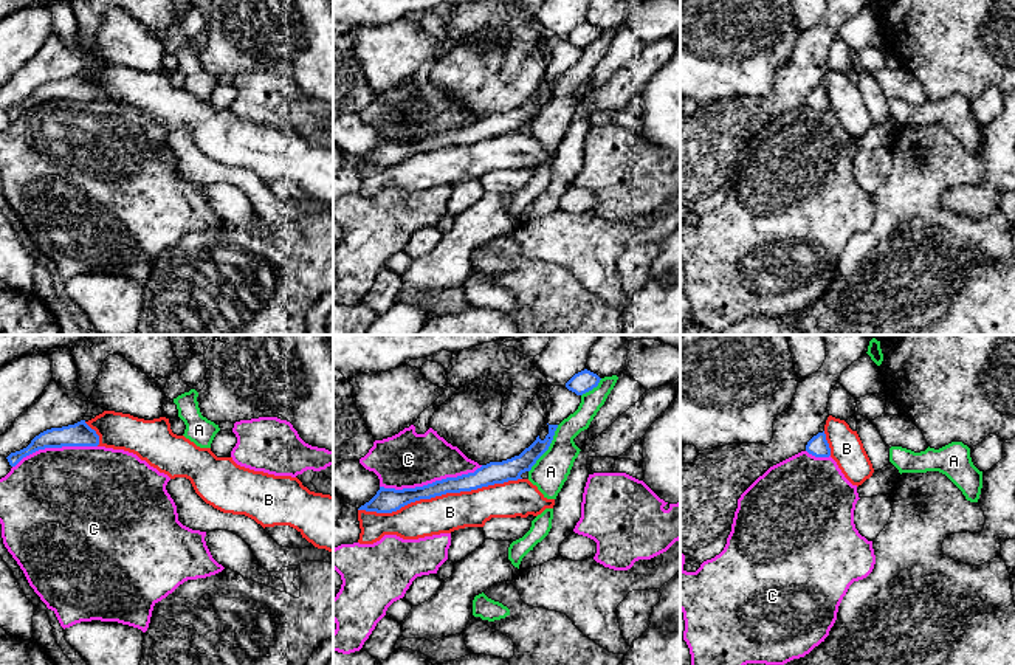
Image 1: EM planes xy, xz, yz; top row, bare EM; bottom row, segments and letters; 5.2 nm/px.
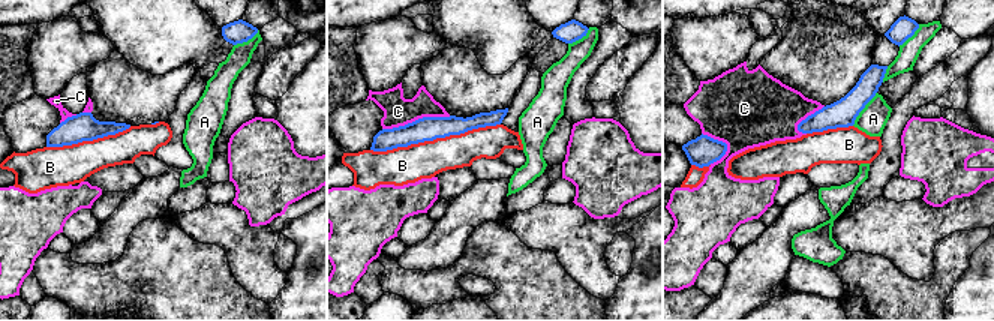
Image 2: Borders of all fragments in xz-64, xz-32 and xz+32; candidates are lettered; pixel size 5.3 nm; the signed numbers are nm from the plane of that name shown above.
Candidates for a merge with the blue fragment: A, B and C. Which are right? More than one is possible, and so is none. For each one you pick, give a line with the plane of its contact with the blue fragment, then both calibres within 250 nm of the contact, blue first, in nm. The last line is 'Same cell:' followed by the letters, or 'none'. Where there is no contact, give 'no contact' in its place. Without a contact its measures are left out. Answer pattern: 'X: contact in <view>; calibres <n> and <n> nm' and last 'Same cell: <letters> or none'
B: contact in xz; calibres 120 and 200 nm
Same cell: B

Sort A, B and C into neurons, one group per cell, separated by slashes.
A / B / C

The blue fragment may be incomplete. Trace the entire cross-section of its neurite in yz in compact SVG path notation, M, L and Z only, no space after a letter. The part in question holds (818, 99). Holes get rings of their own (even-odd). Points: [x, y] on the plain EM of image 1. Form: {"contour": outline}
{"contour": "M827 70L824 84L814 88L806 104L815 110L832 110L852 138L862 138L874 126L863 96L845 73Z"}

